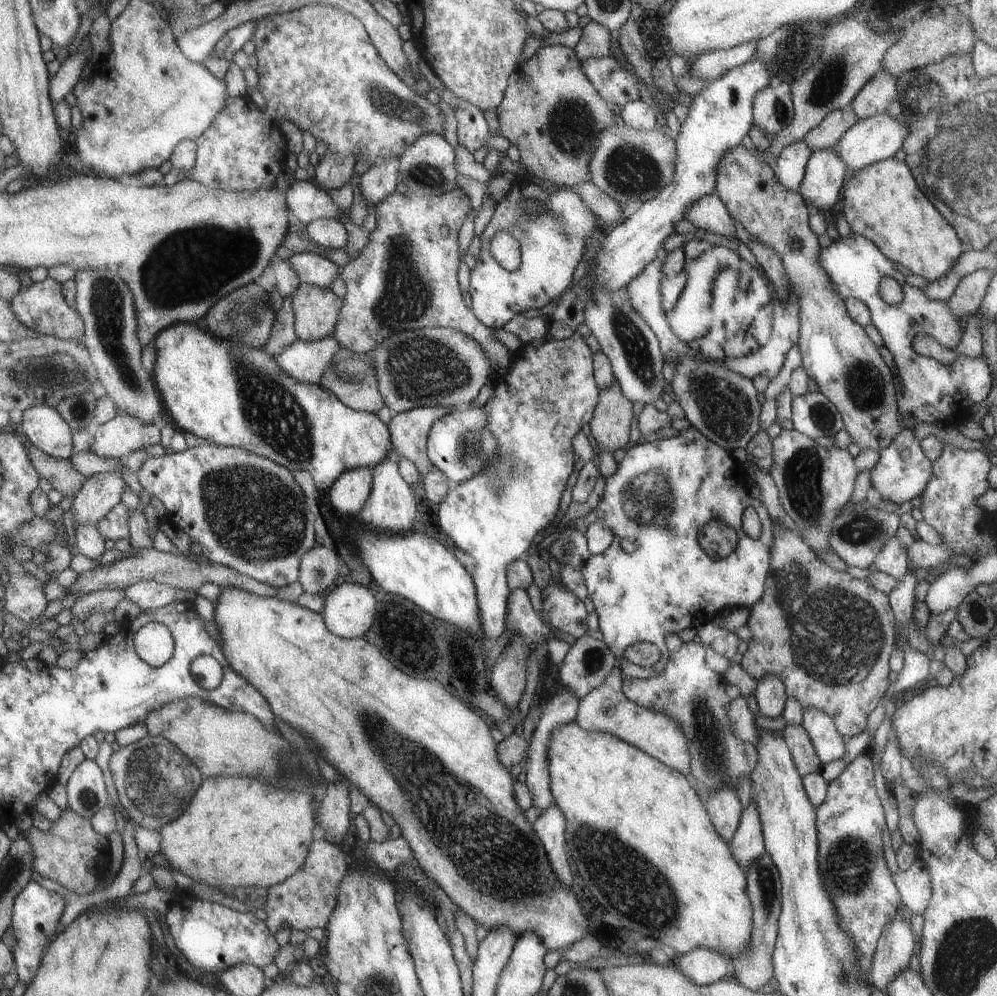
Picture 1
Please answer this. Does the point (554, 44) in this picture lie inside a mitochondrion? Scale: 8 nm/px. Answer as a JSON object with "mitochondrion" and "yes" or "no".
{"mitochondrion":"no"}

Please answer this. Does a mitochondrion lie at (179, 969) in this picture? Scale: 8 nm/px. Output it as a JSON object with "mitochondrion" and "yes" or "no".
{"mitochondrion":"no"}

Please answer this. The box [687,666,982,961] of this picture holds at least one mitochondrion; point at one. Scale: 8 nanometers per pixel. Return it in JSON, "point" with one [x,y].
{"point":[850,867]}

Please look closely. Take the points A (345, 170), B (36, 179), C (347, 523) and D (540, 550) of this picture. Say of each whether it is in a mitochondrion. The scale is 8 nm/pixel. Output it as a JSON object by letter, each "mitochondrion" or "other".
{"A":"other","B":"other","C":"other","D":"other"}

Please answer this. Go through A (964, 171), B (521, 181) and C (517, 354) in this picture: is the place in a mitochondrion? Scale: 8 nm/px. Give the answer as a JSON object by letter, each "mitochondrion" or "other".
{"A":"mitochondrion","B":"other","C":"other"}

